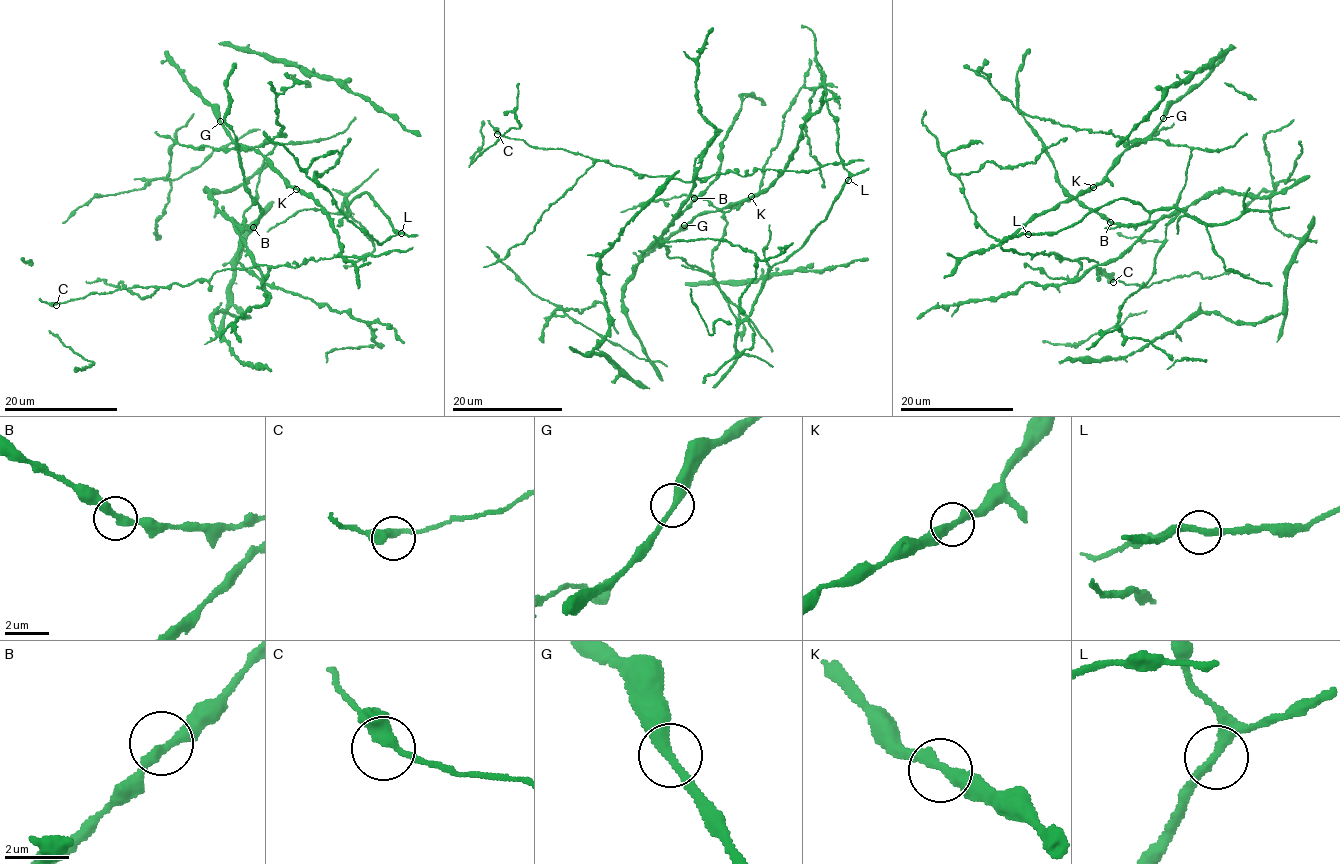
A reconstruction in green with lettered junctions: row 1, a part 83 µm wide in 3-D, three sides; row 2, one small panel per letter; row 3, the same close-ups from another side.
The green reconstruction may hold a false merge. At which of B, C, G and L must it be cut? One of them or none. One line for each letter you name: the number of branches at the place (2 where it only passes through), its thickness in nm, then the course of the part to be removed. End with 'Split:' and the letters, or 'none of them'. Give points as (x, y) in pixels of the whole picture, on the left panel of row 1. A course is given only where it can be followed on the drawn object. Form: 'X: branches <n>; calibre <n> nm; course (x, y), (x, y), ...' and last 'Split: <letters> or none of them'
Split: none of them

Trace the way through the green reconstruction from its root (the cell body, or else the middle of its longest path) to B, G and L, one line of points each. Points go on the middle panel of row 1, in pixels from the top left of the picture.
B: (657, 242), (694, 198)
G: (657, 242), (669, 257), (712, 273), (711, 253), (722, 237), (725, 216), (718, 209), (704, 211), (684, 226)
L: (657, 242), (697, 177), (705, 180), (730, 171), (748, 175), (757, 168), (810, 171), (841, 162), (848, 180)

